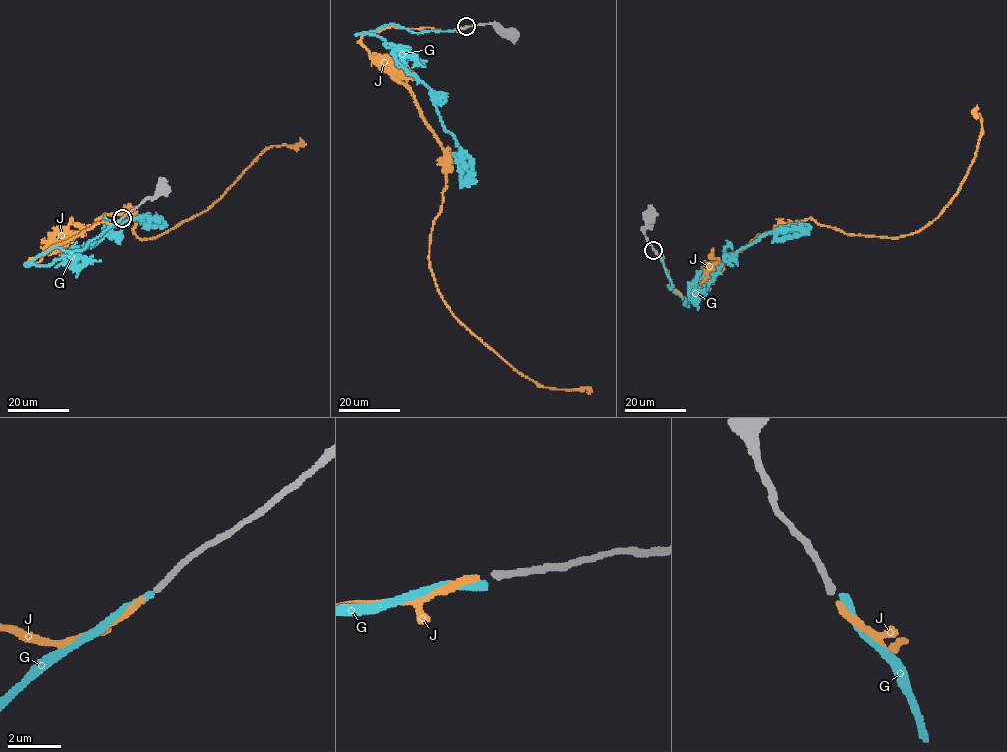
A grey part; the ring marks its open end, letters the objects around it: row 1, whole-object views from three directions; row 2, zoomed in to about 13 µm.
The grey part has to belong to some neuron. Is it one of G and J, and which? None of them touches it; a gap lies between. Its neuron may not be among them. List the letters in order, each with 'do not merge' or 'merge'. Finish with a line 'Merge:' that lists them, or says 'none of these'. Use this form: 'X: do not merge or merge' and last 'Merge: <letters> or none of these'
G: do not merge
J: merge
Merge: J

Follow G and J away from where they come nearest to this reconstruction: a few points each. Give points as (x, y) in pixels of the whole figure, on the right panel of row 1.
G: (654, 250), (685, 304), (702, 294), (728, 256), (763, 234), (802, 226), (781, 238), (777, 229)
J: (654, 250), (672, 286), (699, 300), (727, 257), (798, 222), (913, 233), (966, 176), (977, 105)

